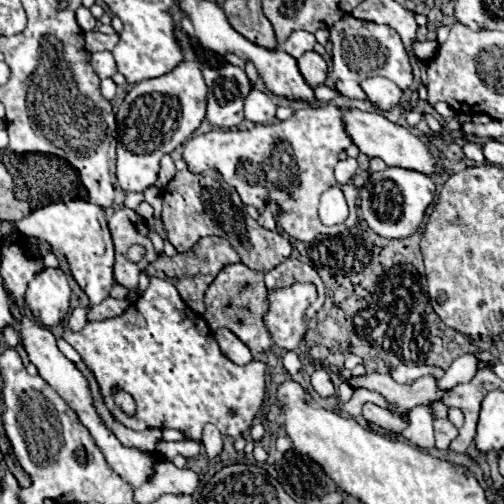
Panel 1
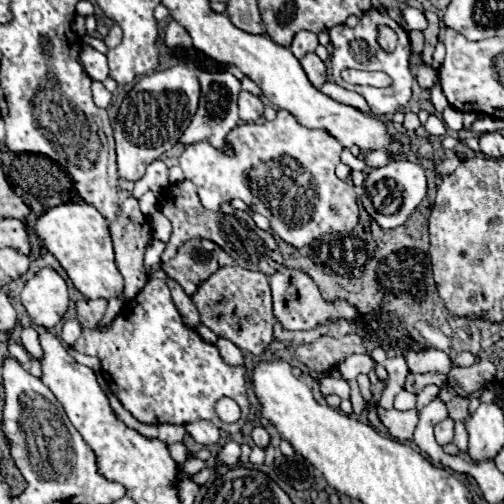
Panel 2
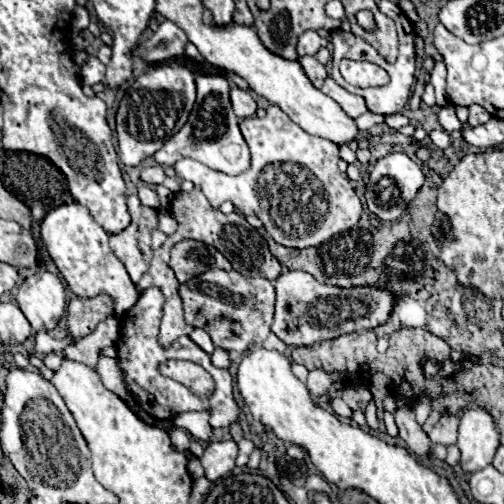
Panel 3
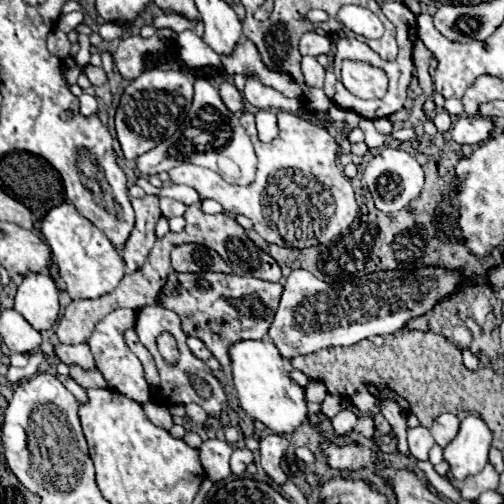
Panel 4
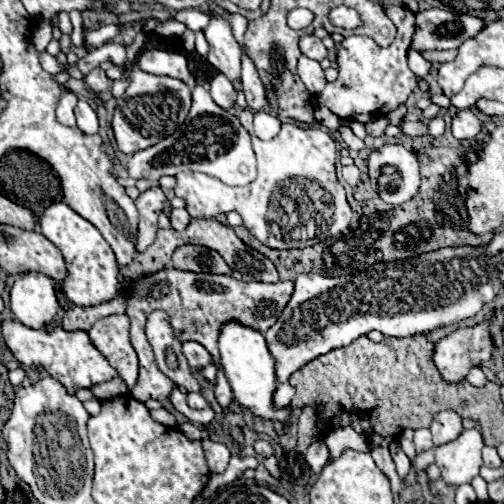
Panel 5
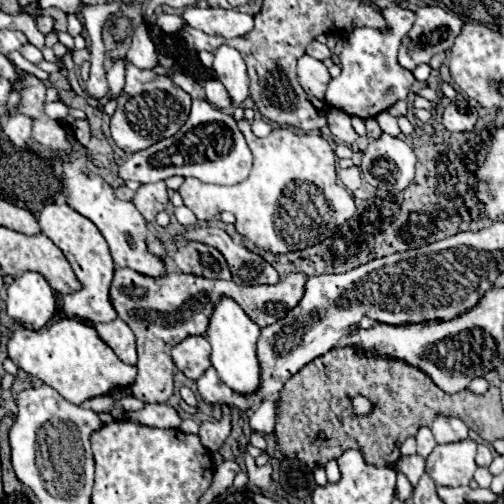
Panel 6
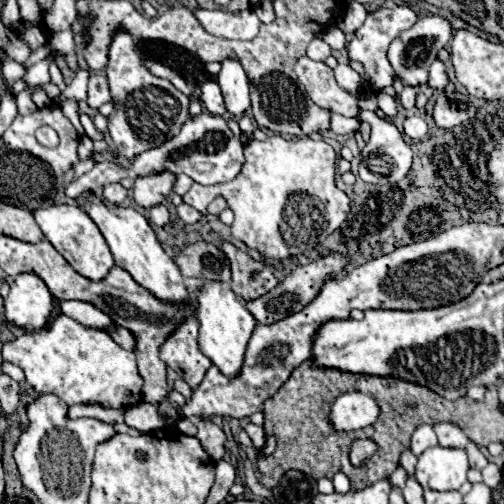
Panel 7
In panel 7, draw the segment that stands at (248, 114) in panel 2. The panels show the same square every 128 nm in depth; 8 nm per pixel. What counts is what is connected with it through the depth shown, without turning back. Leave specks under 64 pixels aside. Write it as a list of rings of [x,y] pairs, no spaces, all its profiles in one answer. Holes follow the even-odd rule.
[[[208,80],[200,86],[200,100],[210,114],[214,114],[214,116],[224,116],[226,114],[220,86],[214,80]]]

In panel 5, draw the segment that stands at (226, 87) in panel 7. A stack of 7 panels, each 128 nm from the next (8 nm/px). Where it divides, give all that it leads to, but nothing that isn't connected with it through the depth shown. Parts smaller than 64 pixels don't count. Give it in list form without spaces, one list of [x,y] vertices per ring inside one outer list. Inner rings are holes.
[[[212,16],[210,26],[204,30],[206,40],[210,44],[208,52],[208,62],[222,72],[230,82],[240,80],[240,60],[242,60],[242,50],[238,42],[234,40],[228,22],[222,16]]]

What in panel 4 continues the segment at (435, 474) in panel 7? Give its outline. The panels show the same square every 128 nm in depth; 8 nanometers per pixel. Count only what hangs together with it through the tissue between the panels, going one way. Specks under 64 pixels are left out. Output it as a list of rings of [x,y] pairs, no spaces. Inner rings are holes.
[[[470,414],[462,420],[458,436],[444,448],[444,460],[450,464],[454,480],[478,474],[488,464],[492,432],[482,418]]]

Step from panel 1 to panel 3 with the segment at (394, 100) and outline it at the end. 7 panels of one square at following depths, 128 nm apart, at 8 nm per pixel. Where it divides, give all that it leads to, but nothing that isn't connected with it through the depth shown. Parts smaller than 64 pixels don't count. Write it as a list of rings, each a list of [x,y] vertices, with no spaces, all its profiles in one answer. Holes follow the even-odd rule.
[[[344,59],[340,62],[339,70],[348,84],[360,88],[384,86],[390,80],[384,68],[368,61]]]

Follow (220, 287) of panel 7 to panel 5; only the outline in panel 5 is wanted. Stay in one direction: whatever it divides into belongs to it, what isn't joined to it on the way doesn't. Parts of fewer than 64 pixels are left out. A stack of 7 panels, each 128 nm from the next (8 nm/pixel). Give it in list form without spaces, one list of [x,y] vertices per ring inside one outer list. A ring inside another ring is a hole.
[[[224,322],[224,326],[220,328],[220,336],[218,336],[218,350],[220,350],[220,364],[222,370],[230,382],[232,394],[236,396],[236,402],[248,410],[252,410],[252,414],[260,416],[260,418],[270,418],[270,420],[278,420],[278,422],[288,422],[292,410],[284,408],[284,410],[276,410],[272,406],[272,394],[278,386],[276,382],[276,366],[274,360],[268,352],[266,340],[260,332],[240,324],[240,322]]]

